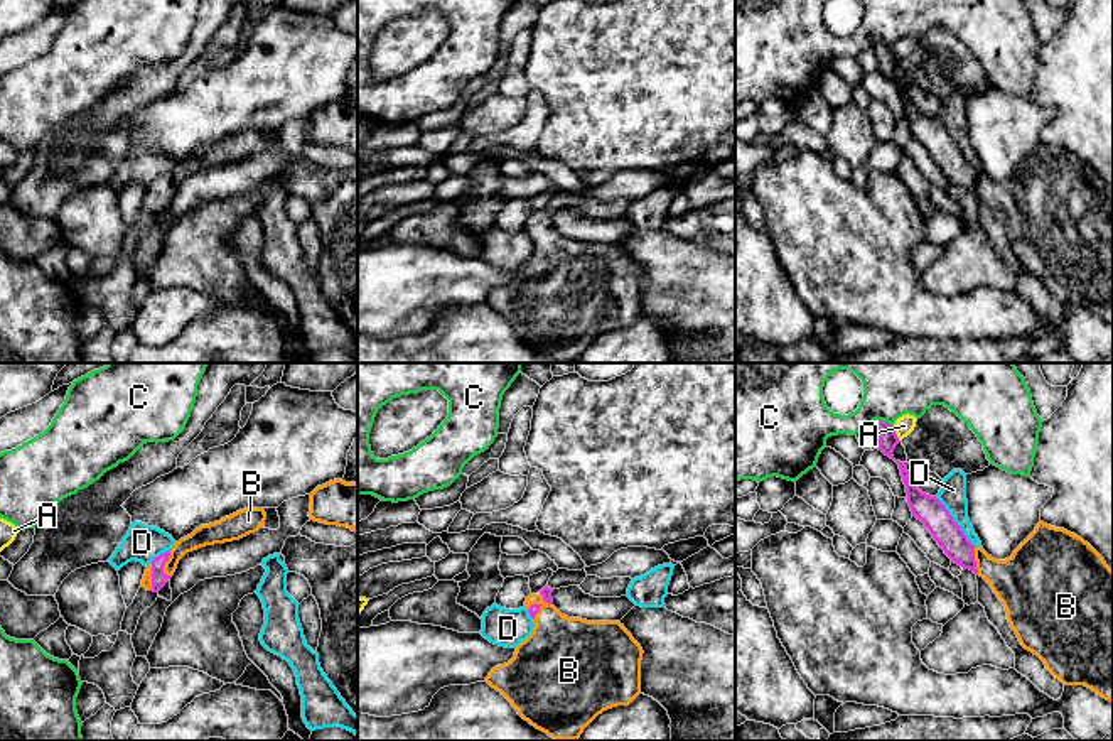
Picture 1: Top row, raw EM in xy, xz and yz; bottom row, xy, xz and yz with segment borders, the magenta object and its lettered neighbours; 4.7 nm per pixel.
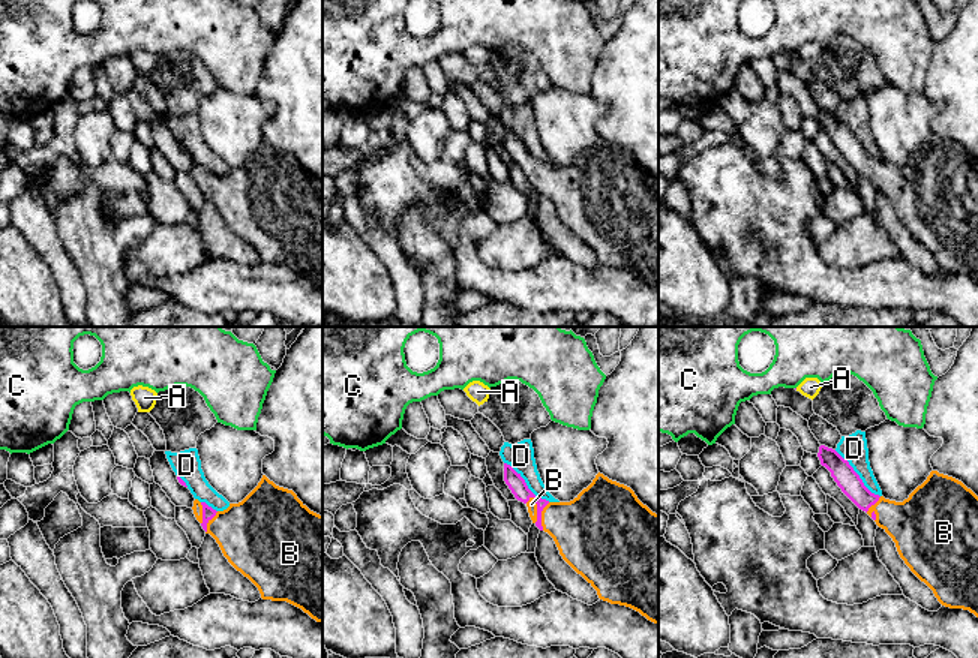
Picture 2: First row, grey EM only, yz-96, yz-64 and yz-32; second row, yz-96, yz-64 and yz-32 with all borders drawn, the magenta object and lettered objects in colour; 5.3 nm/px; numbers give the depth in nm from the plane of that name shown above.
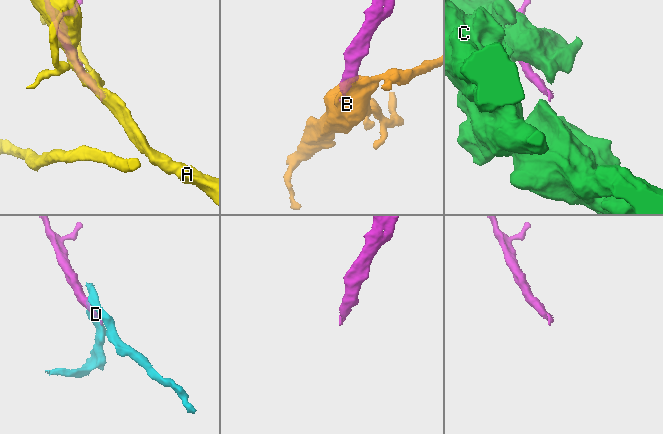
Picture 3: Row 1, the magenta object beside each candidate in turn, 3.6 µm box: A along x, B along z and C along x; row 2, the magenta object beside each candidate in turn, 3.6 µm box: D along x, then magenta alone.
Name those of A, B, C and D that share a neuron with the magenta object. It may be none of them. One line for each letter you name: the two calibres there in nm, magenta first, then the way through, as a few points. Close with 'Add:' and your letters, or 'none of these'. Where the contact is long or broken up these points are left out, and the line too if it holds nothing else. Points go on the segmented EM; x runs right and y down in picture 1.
B: Thickness 70 nm (magenta) against 100 nm
Add: B

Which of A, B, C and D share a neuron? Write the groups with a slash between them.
A / B / C / D

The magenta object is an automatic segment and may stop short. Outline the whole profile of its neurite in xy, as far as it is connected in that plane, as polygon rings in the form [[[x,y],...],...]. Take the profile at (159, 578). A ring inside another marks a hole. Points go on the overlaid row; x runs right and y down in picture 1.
[[[245,508],[219,522],[201,525],[191,535],[180,538],[174,547],[155,557],[145,569],[142,587],[159,592],[174,576],[179,560],[192,550],[206,545],[239,540],[263,528],[266,513],[263,508]]]

